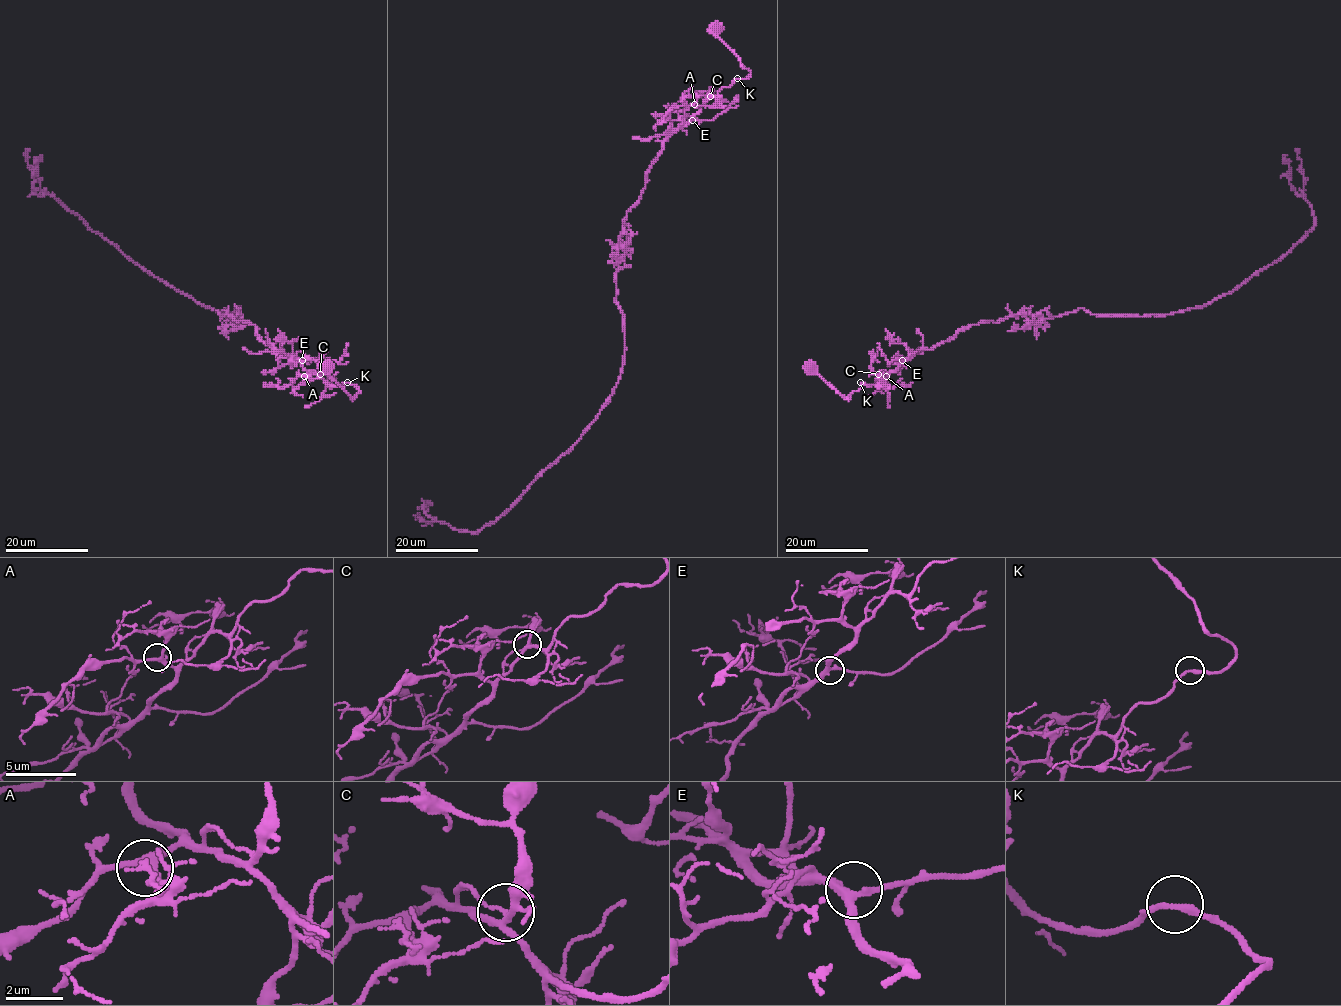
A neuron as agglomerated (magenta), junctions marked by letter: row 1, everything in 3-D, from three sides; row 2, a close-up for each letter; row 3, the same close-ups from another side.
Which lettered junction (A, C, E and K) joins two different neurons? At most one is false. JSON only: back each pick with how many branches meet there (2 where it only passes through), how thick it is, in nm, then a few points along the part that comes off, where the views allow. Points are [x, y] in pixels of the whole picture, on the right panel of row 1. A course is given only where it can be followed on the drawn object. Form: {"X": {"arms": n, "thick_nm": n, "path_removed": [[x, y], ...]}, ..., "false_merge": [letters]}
{"false_merge": []}

